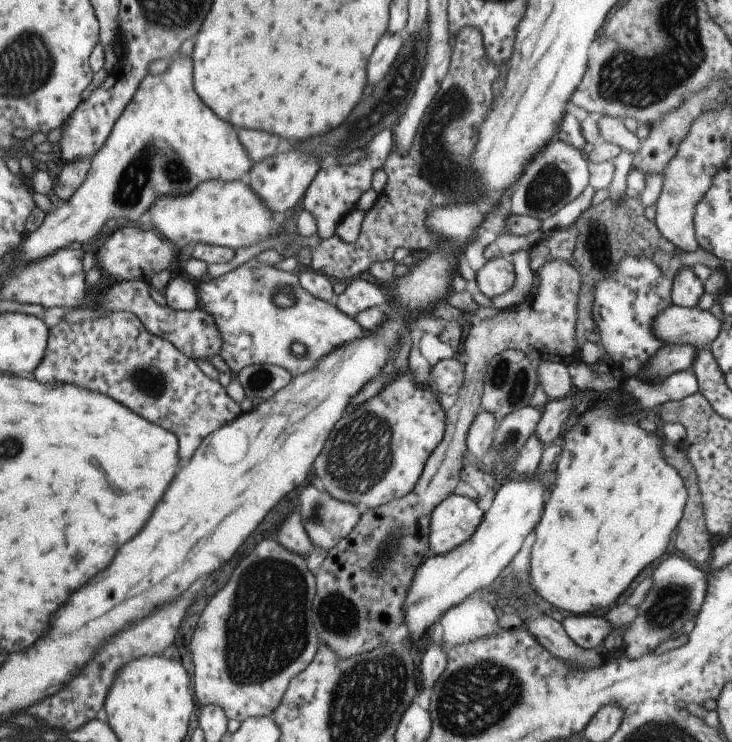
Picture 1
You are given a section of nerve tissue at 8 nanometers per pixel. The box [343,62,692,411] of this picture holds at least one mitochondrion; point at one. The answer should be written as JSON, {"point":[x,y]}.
{"point":[438,158]}

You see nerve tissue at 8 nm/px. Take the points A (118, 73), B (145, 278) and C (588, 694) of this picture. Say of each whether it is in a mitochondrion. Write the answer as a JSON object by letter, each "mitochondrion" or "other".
{"A":"other","B":"other","C":"other"}

